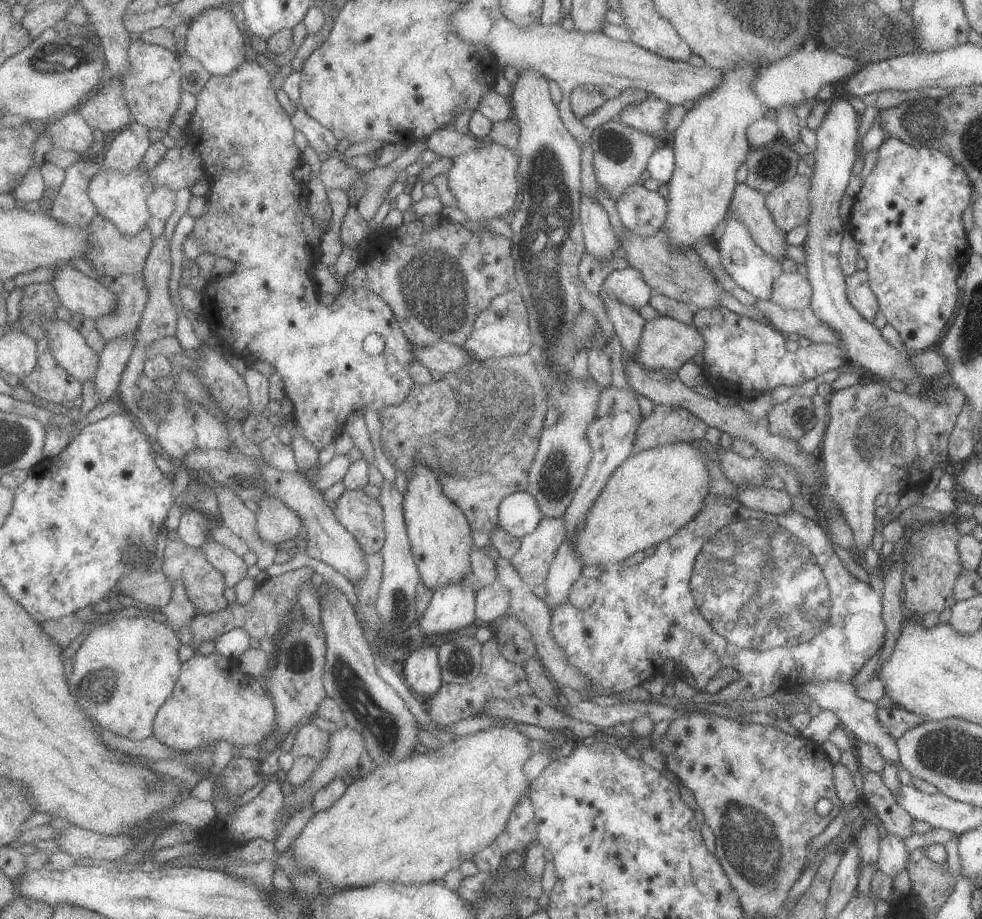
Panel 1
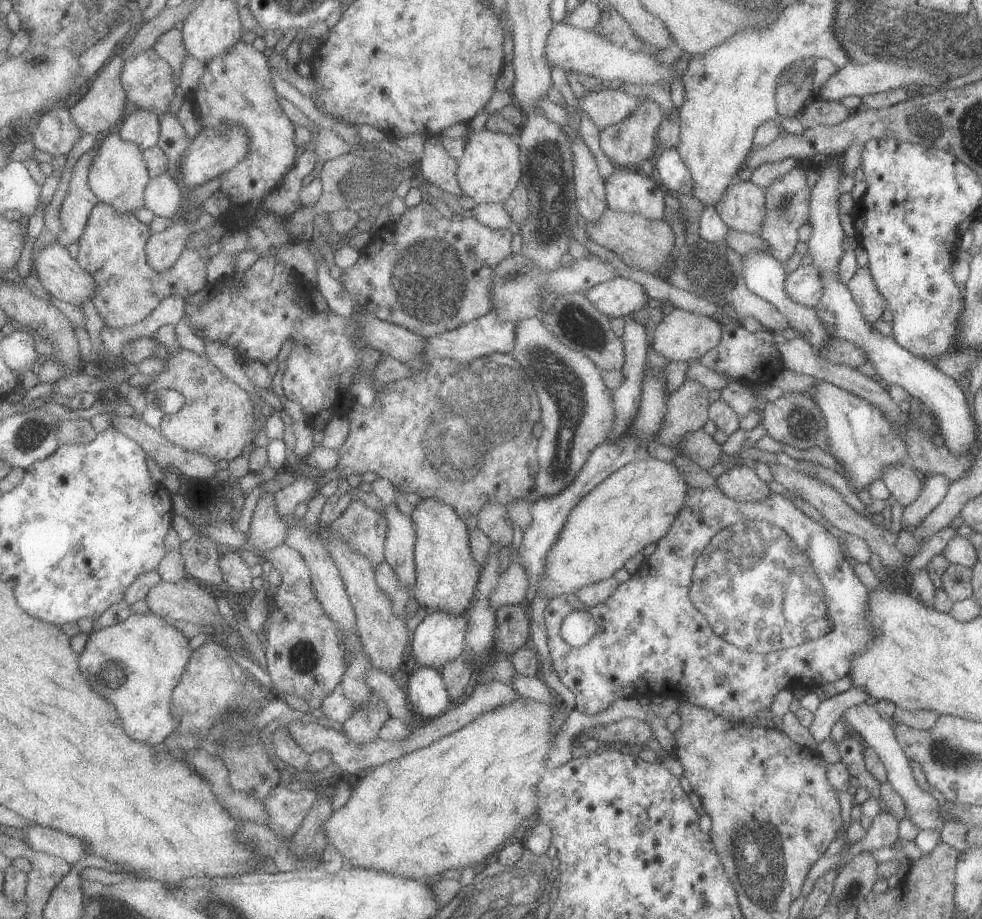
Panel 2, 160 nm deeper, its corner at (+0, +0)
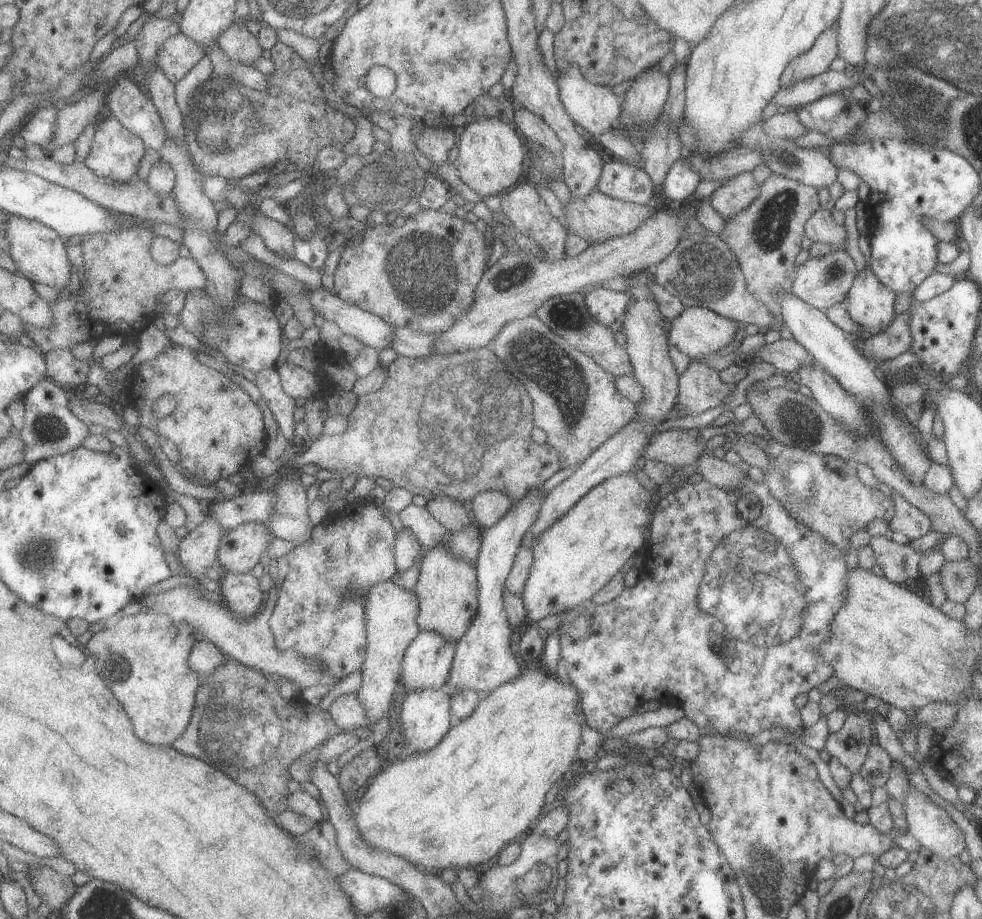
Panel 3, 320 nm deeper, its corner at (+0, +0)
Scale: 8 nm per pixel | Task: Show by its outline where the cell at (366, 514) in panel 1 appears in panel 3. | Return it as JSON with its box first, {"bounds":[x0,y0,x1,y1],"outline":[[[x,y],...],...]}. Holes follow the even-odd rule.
{"bounds":[270,499,398,678],"outline":[[[359,499],[345,512],[331,515],[315,526],[313,542],[295,547],[286,554],[288,574],[279,588],[279,598],[270,624],[281,652],[295,650],[313,660],[323,670],[329,670],[335,678],[362,671],[367,657],[367,594],[375,584],[391,581],[398,572],[395,558],[395,532],[391,520],[371,500]]]}

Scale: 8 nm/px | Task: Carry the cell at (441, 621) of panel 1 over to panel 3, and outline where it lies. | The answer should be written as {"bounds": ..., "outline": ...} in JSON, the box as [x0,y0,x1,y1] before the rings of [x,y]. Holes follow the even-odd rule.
{"bounds":[402,629,457,693],"outline":[[[420,629],[407,648],[402,682],[407,693],[413,688],[443,689],[454,662],[457,644],[442,633]]]}

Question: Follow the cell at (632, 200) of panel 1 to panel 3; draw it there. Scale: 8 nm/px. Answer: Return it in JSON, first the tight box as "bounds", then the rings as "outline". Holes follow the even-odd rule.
{"bounds":[597,159,654,205],"outline":[[[619,159],[603,163],[597,190],[604,196],[637,205],[654,204],[654,195],[649,176],[641,169]]]}

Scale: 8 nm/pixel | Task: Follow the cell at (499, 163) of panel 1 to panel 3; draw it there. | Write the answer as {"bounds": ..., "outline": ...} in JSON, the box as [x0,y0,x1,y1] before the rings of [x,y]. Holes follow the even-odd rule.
{"bounds":[454,118,527,199],"outline":[[[475,118],[472,123],[464,125],[463,132],[459,134],[454,164],[459,179],[483,199],[503,194],[524,178],[527,156],[523,142],[514,128],[507,124],[495,118]]]}

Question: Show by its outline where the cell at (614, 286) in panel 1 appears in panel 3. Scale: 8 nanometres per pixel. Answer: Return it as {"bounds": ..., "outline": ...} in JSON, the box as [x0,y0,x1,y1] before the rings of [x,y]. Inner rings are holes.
{"bounds":[584,286,633,326],"outline":[[[606,286],[589,291],[584,302],[589,316],[603,326],[610,326],[617,318],[623,317],[627,306],[633,304],[629,292],[611,291]]]}

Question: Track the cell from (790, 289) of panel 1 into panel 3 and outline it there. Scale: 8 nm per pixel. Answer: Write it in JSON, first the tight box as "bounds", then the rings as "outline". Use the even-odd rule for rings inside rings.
{"bounds":[790,248,857,312],"outline":[[[832,248],[829,254],[825,254],[820,258],[809,257],[806,262],[797,267],[795,278],[791,282],[790,292],[808,306],[819,308],[824,312],[827,308],[835,304],[842,304],[845,301],[845,296],[851,288],[855,274],[857,274],[855,262],[846,250]]]}

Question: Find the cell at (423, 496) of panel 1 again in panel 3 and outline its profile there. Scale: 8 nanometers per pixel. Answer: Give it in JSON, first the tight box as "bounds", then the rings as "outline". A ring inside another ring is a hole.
{"bounds":[413,544,477,643],"outline":[[[437,544],[421,556],[419,575],[413,592],[418,598],[417,624],[419,629],[442,633],[457,643],[470,628],[477,608],[476,566],[455,556],[443,544]]]}

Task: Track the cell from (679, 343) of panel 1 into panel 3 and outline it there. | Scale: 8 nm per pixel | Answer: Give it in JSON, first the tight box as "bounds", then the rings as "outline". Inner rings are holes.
{"bounds":[666,307,737,359],"outline":[[[684,307],[677,318],[670,320],[671,328],[666,335],[668,345],[674,346],[689,359],[701,359],[728,346],[737,334],[737,321],[731,321],[707,308]]]}

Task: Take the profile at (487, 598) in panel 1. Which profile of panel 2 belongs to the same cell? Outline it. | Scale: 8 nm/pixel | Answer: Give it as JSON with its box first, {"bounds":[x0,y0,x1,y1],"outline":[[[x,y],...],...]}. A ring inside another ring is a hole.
{"bounds":[489,557,529,610],"outline":[[[516,557],[503,572],[500,572],[497,586],[489,594],[489,608],[497,610],[499,606],[523,604],[529,599],[526,592],[528,587],[527,574]]]}

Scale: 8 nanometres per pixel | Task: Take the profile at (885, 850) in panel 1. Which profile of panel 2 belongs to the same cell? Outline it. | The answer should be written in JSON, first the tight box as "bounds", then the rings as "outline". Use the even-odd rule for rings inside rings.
{"bounds":[835,812,899,873],"outline":[[[881,812],[871,819],[871,826],[867,828],[865,836],[859,842],[853,843],[848,851],[841,857],[841,864],[835,868],[835,873],[839,873],[840,868],[845,866],[852,856],[868,849],[879,849],[893,847],[895,840],[899,839],[898,821],[889,813]]]}

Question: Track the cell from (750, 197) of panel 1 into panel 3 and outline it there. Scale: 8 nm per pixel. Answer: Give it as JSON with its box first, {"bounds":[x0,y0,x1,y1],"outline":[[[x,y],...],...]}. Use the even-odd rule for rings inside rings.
{"bounds":[707,172,760,221],"outline":[[[743,172],[715,188],[707,199],[713,210],[725,221],[747,208],[757,196],[760,185],[755,182],[752,172]]]}

